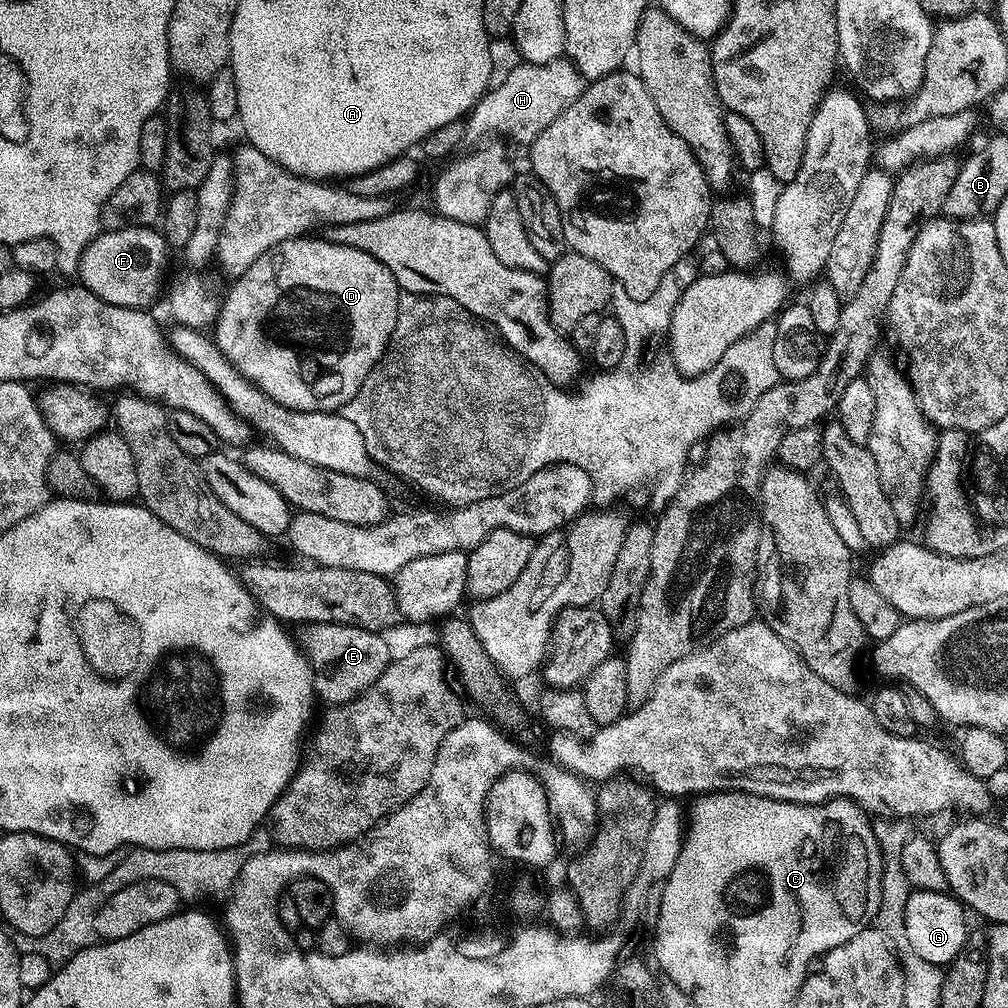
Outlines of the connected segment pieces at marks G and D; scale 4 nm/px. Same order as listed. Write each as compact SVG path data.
M913 889L906 900L901 924L909 951L915 953L921 963L936 967L951 964L970 938L964 912L963 904L949 893Z
M312 234L293 236L292 239L274 246L259 256L242 275L235 277L231 281L232 289L225 294L224 301L222 299L219 301L214 321L214 329L216 328L214 339L229 363L255 388L262 390L270 398L274 398L274 402L303 412L335 412L343 409L344 404L350 402L350 398L354 398L354 394L358 394L362 382L366 382L366 378L371 374L373 368L384 359L384 352L388 349L388 343L394 334L394 326L398 322L398 302L402 289L396 285L394 274L390 274L390 270L386 270L386 266L382 266L382 262L378 262L378 258L370 258L370 254L366 254L354 246L336 244L327 238L315 240L316 238Z

